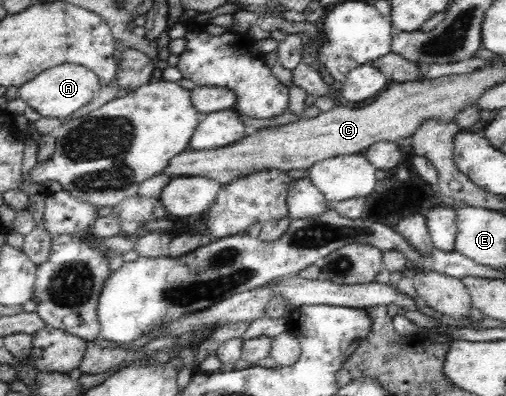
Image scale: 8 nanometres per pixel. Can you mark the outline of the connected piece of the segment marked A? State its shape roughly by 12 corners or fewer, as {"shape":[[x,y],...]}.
{"shape":[[62,64],[19,87],[40,116],[65,119],[100,91],[90,68]]}

